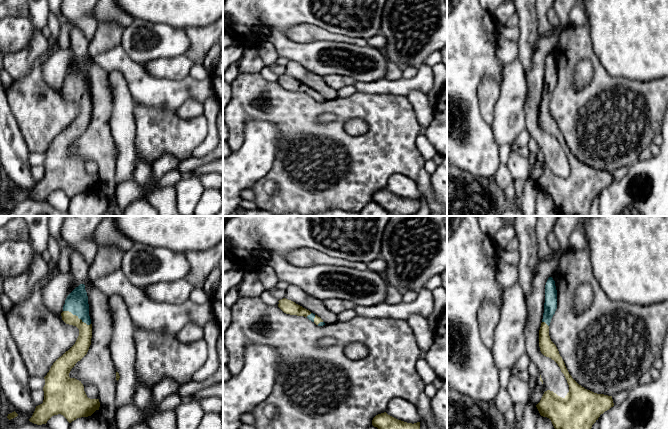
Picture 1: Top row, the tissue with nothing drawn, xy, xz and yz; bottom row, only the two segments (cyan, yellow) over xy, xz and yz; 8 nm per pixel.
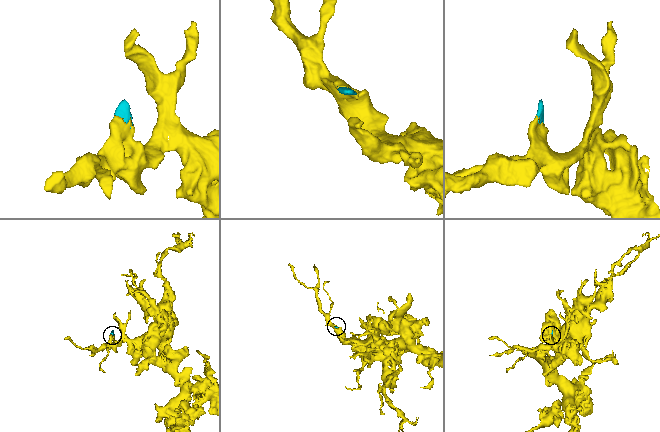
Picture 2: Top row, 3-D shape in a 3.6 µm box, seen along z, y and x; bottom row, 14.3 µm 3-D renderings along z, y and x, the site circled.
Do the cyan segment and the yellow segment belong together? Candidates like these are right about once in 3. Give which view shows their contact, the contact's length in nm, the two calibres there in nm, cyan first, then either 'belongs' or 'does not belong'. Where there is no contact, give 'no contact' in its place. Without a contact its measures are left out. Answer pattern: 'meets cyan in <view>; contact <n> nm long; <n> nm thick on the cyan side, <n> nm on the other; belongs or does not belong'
meets cyan in xy; contact 260 nm long; 180 nm thick on the cyan side, 120 nm on the other; belongs

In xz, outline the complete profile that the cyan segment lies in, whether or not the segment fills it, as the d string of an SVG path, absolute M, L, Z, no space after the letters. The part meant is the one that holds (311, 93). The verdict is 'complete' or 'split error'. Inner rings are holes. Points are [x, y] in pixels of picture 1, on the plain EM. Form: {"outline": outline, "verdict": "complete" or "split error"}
{"outline": "M283 74L279 76L278 78L279 78L278 83L286 90L304 92L304 93L307 93L309 96L311 96L318 102L325 101L325 99L320 93L311 89L309 86L303 84L302 82L296 80L295 78L291 76Z", "verdict": "split error"}

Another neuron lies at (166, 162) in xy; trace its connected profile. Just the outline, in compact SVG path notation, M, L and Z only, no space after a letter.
M164 154L160 156L152 164L153 177L159 181L166 172L176 169L180 162L181 161L178 160L175 156L170 154Z

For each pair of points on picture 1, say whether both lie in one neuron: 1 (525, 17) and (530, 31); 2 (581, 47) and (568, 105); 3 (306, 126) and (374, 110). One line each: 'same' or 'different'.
1: same
2: same
3: same

